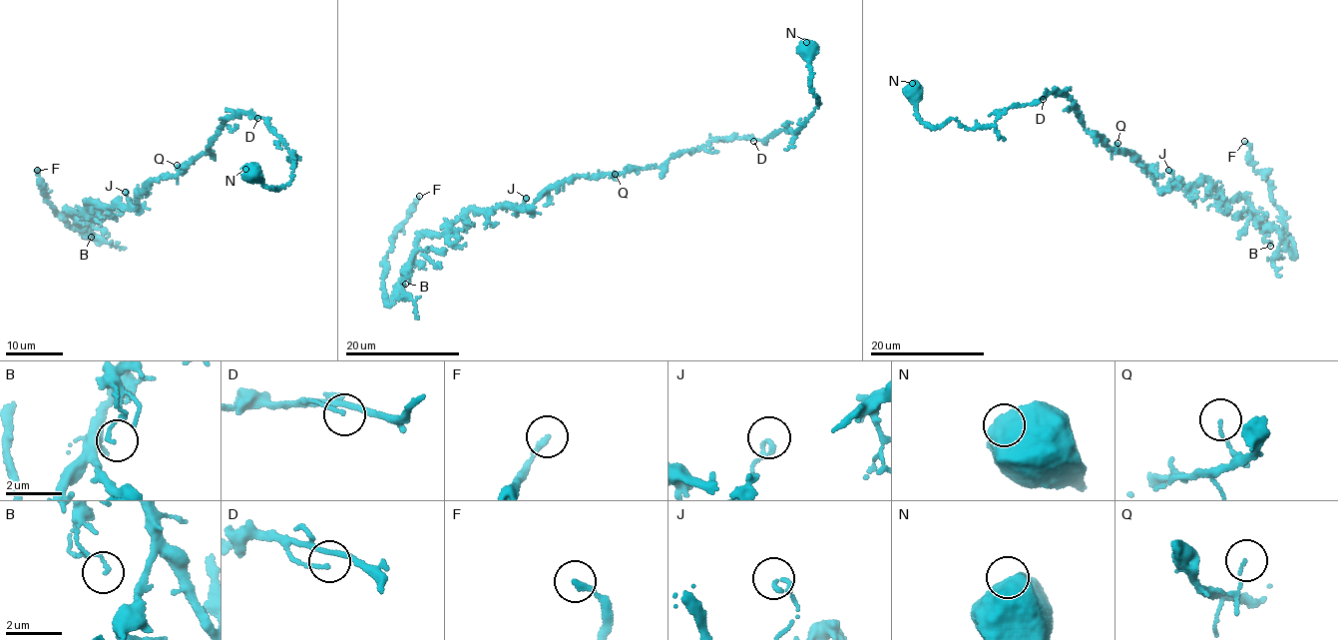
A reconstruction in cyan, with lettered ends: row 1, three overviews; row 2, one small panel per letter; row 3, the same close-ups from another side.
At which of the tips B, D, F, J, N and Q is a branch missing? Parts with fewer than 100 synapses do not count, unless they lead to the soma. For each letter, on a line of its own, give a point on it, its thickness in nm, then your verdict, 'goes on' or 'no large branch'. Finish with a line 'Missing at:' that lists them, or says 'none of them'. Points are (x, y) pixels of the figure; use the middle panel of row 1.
B: place (405, 284); calibre 100 nm; no large branch
D: place (753, 141); calibre 120 nm; no large branch
F: place (419, 196); calibre 200 nm; no large branch
J: place (526, 198); calibre 170 nm; no large branch
N: place (806, 42); calibre 650 nm; no large branch
Q: place (615, 174); calibre 80 nm; no large branch
Missing at: none of them

